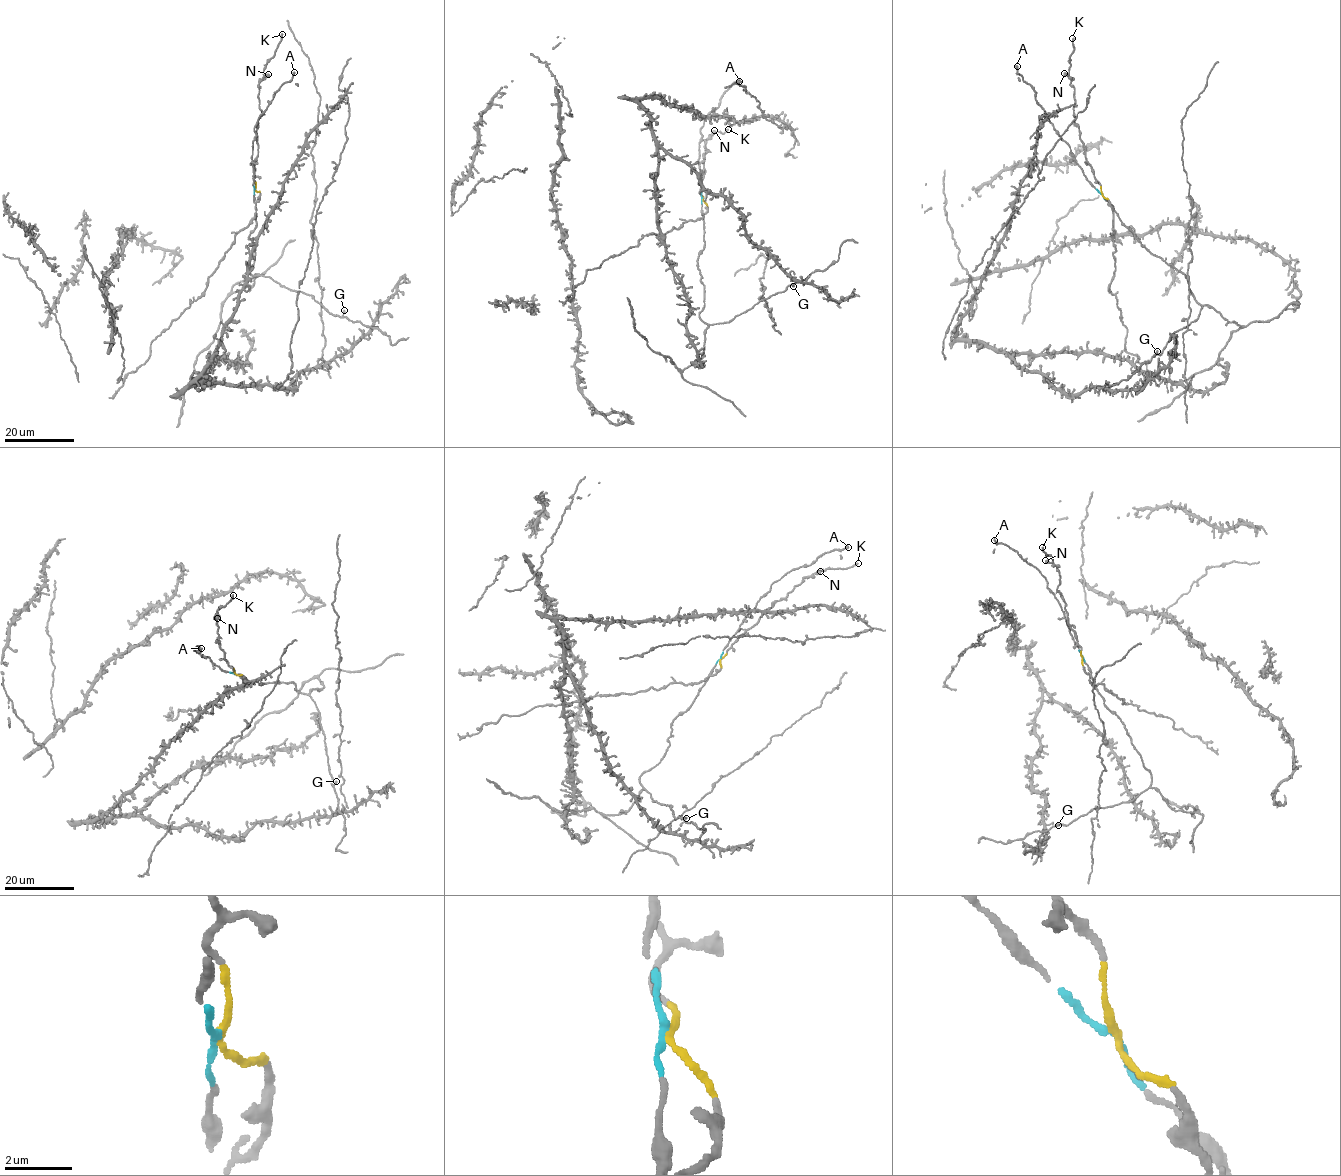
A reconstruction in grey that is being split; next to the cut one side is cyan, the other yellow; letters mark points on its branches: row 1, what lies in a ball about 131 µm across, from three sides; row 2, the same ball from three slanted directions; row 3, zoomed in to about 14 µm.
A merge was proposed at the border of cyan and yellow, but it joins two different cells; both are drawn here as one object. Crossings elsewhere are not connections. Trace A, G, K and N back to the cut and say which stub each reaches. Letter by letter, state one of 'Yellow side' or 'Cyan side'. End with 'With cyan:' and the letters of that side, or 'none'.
A: Cyan side
G: Cyan side
K: Yellow side
N: Yellow side
With cyan: A, G

